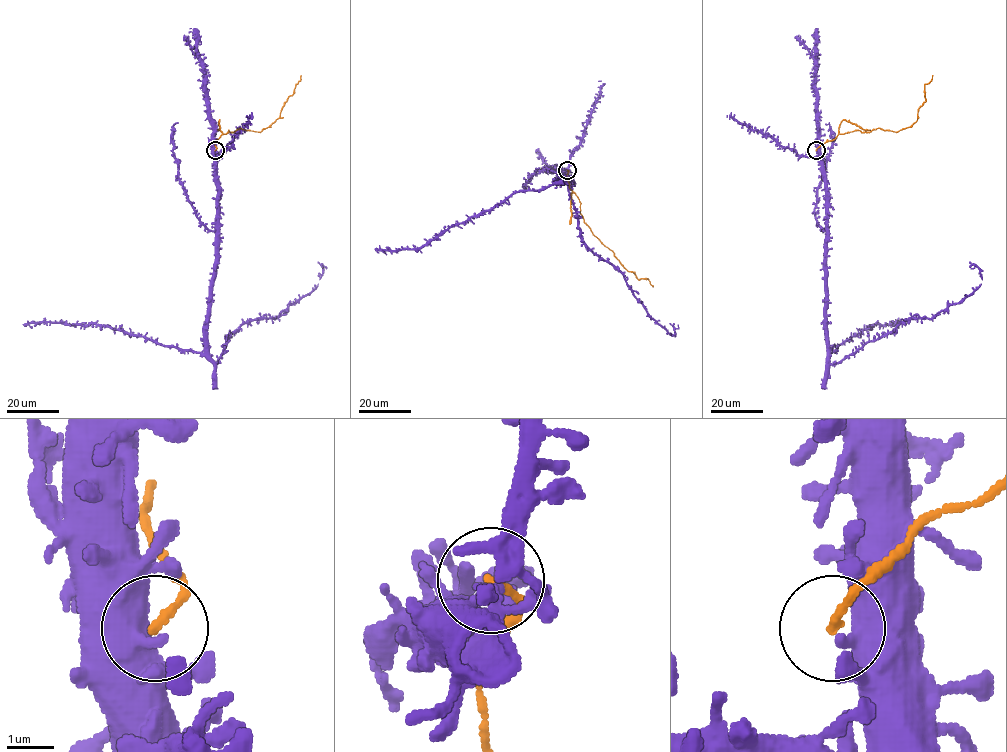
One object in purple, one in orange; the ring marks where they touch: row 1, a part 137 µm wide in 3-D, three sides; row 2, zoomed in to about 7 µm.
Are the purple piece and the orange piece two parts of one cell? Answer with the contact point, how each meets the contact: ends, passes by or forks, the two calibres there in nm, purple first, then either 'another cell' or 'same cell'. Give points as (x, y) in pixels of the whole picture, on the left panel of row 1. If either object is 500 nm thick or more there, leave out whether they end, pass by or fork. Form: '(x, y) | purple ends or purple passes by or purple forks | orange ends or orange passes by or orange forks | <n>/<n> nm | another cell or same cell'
(215, 150) | purple ends | orange ends | 300/160 nm | another cell

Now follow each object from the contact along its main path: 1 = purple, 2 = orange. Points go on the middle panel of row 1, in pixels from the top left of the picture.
1: (567, 170), (570, 179), (559, 180), (566, 185), (582, 241), (623, 275), (647, 313), (672, 336), (669, 323)
2: (567, 170), (569, 187), (580, 202), (580, 214), (592, 233), (629, 272), (638, 279), (647, 278), (653, 287)

